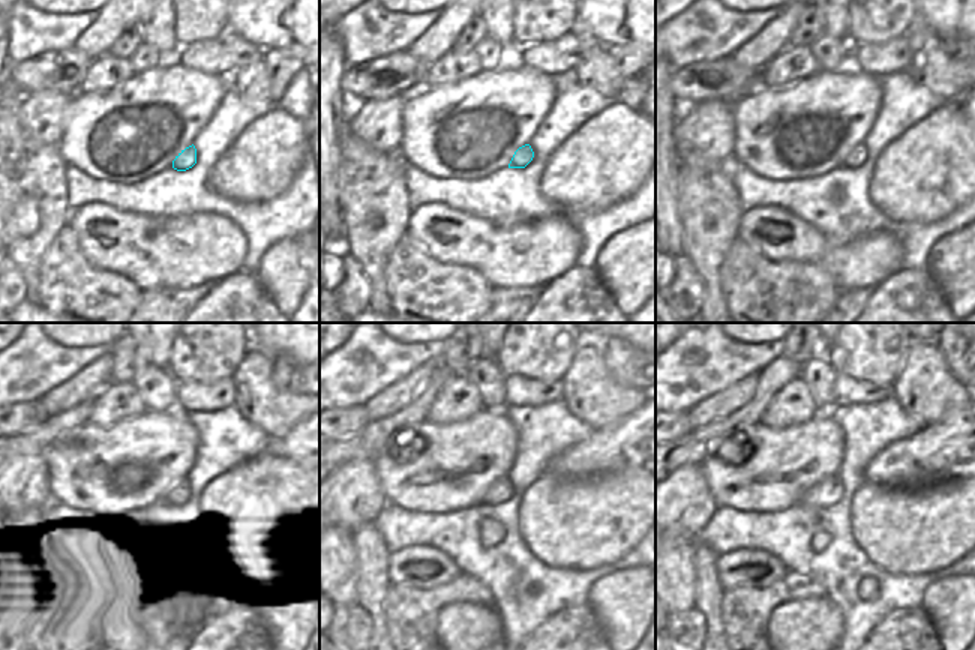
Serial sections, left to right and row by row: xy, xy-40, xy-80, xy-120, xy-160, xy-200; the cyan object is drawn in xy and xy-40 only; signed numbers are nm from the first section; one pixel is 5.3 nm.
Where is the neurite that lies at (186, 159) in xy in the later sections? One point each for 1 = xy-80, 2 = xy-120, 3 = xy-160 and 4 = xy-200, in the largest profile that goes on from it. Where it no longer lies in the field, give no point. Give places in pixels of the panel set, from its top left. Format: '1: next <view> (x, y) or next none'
1: next xy-80 (858, 155)
2: next xy-120 (179, 493)
3: next xy-160 (500, 491)
4: next xy-200 (828, 491)

